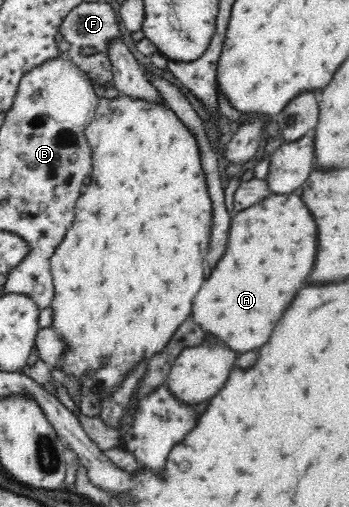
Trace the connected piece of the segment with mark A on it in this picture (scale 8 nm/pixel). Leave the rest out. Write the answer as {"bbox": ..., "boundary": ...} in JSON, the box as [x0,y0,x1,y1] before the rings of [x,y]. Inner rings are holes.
{"bbox":[193,194,315,351],"boundary":[[[269,194],[261,203],[239,211],[231,221],[223,259],[193,299],[195,323],[233,351],[261,347],[311,273],[315,253],[315,221],[297,195]]]}

